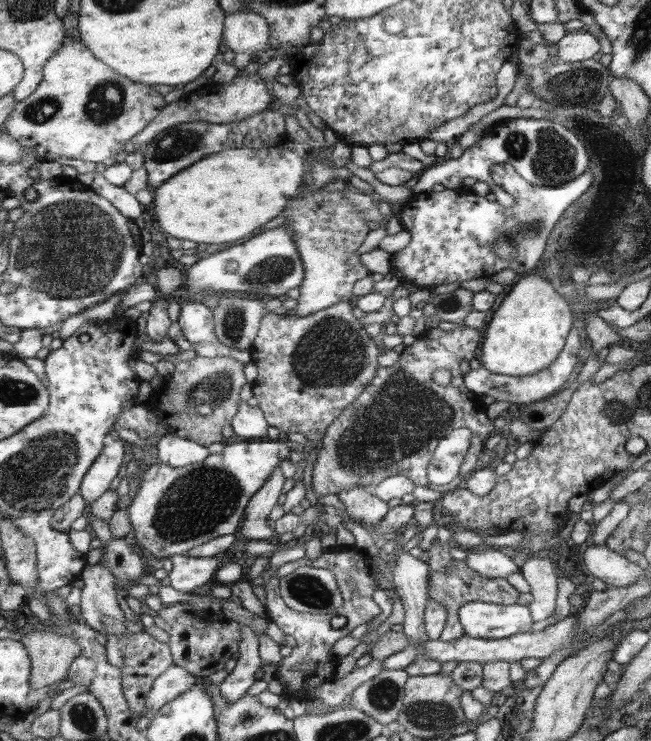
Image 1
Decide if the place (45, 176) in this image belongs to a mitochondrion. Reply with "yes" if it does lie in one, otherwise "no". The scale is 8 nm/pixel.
no

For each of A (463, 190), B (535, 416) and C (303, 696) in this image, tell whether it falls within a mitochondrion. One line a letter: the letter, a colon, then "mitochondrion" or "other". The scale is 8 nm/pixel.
A: other
B: other
C: other

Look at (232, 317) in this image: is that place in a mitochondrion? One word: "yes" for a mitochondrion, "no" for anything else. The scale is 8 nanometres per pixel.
yes

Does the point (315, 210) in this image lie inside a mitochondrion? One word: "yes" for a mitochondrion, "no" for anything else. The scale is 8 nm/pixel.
no

